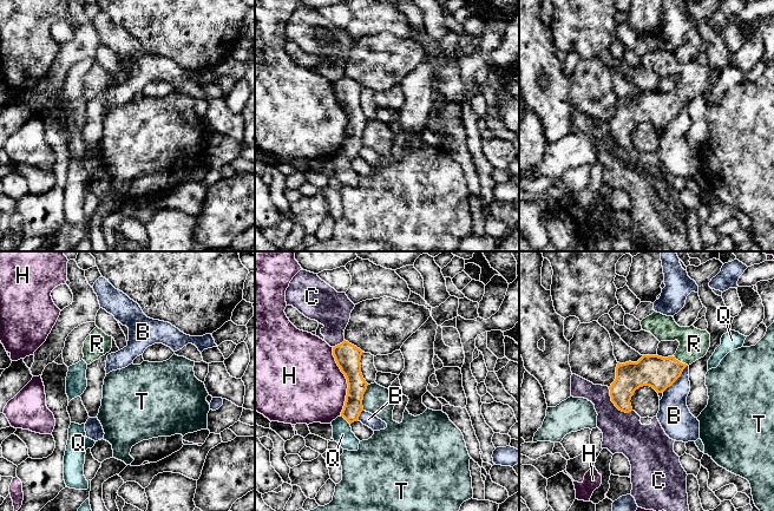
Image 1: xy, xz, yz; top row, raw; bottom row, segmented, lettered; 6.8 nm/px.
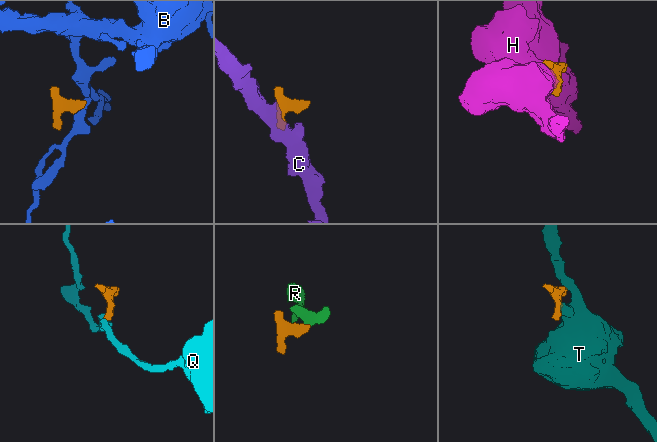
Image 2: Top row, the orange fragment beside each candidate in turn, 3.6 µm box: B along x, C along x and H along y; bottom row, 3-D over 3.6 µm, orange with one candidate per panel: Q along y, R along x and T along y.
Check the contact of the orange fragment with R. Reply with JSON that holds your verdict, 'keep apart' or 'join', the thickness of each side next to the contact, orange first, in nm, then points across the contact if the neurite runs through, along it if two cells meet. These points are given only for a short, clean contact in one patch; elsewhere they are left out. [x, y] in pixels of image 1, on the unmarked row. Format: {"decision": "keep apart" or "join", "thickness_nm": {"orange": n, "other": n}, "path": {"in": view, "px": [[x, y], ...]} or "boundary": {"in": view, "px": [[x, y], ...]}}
{"decision": "join", "thickness_nm": {"orange": 220, "other": 200}, "path": {"in": "yz", "px": [[660, 109], [681, 98], [694, 79]]}}

